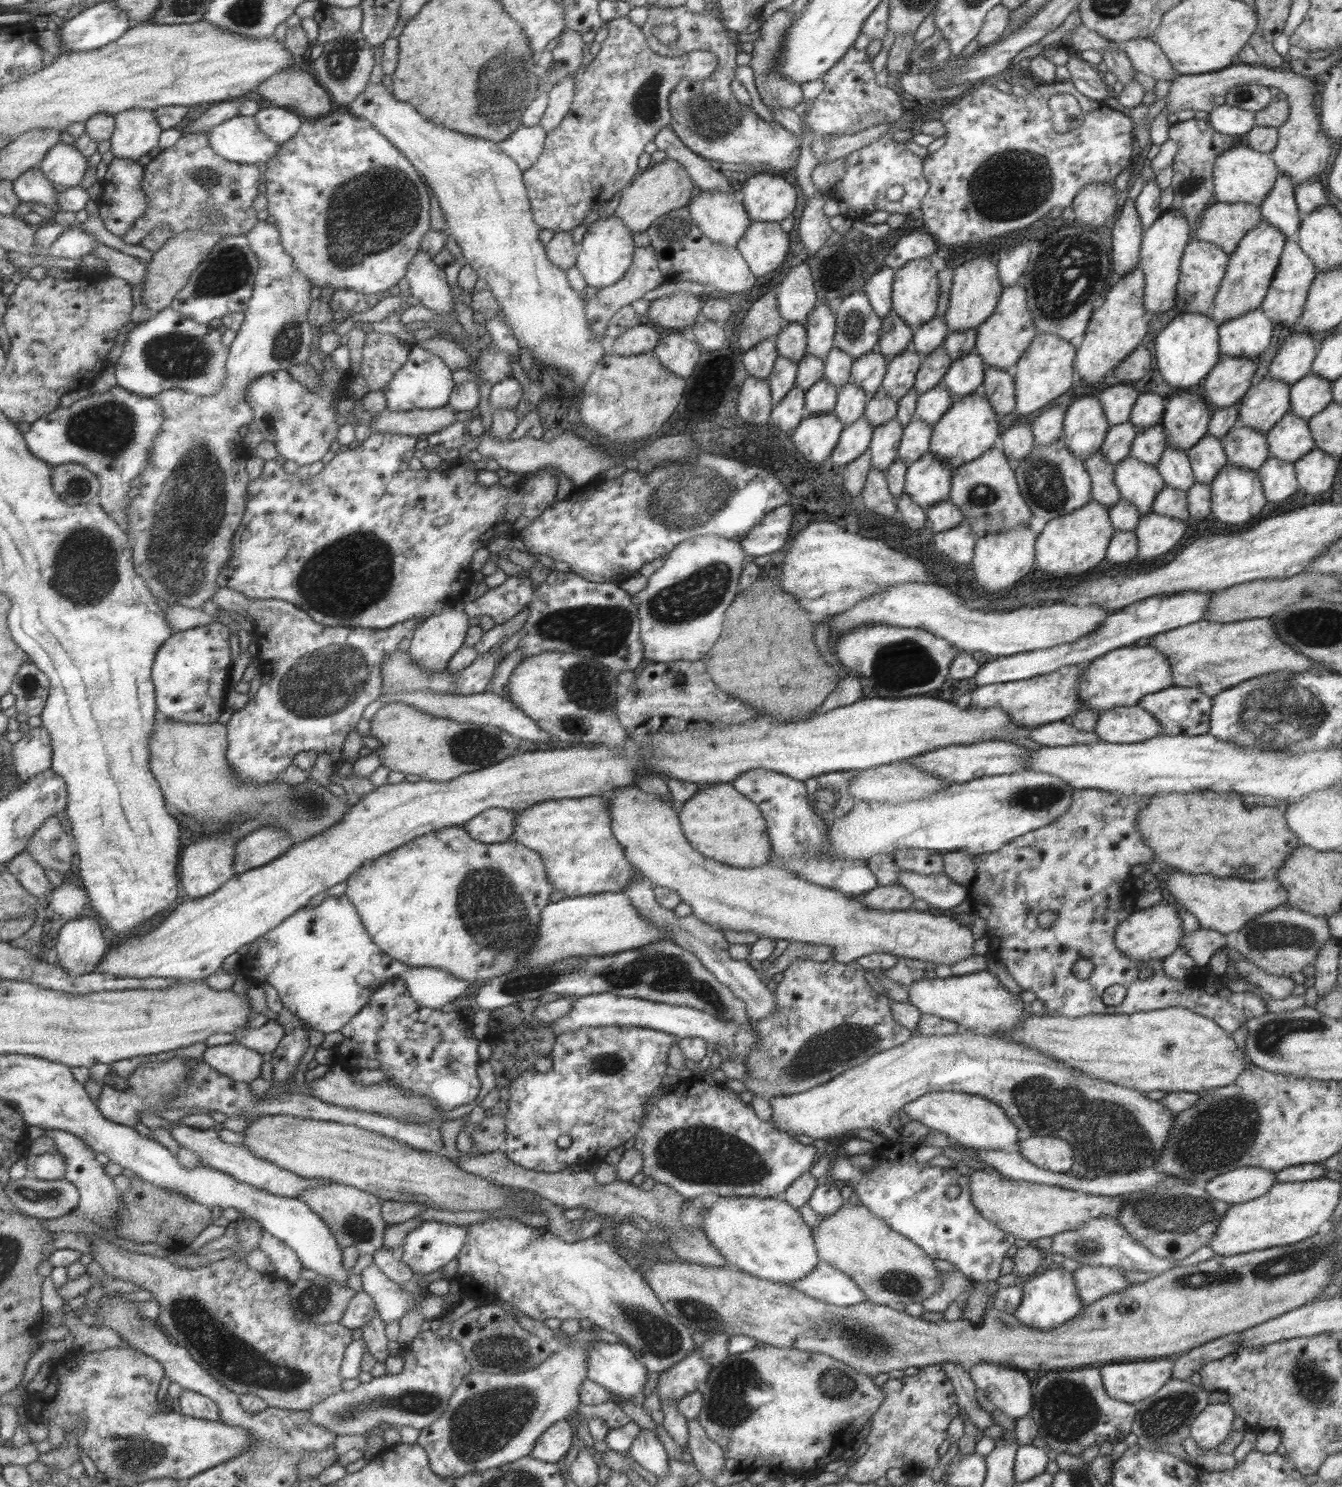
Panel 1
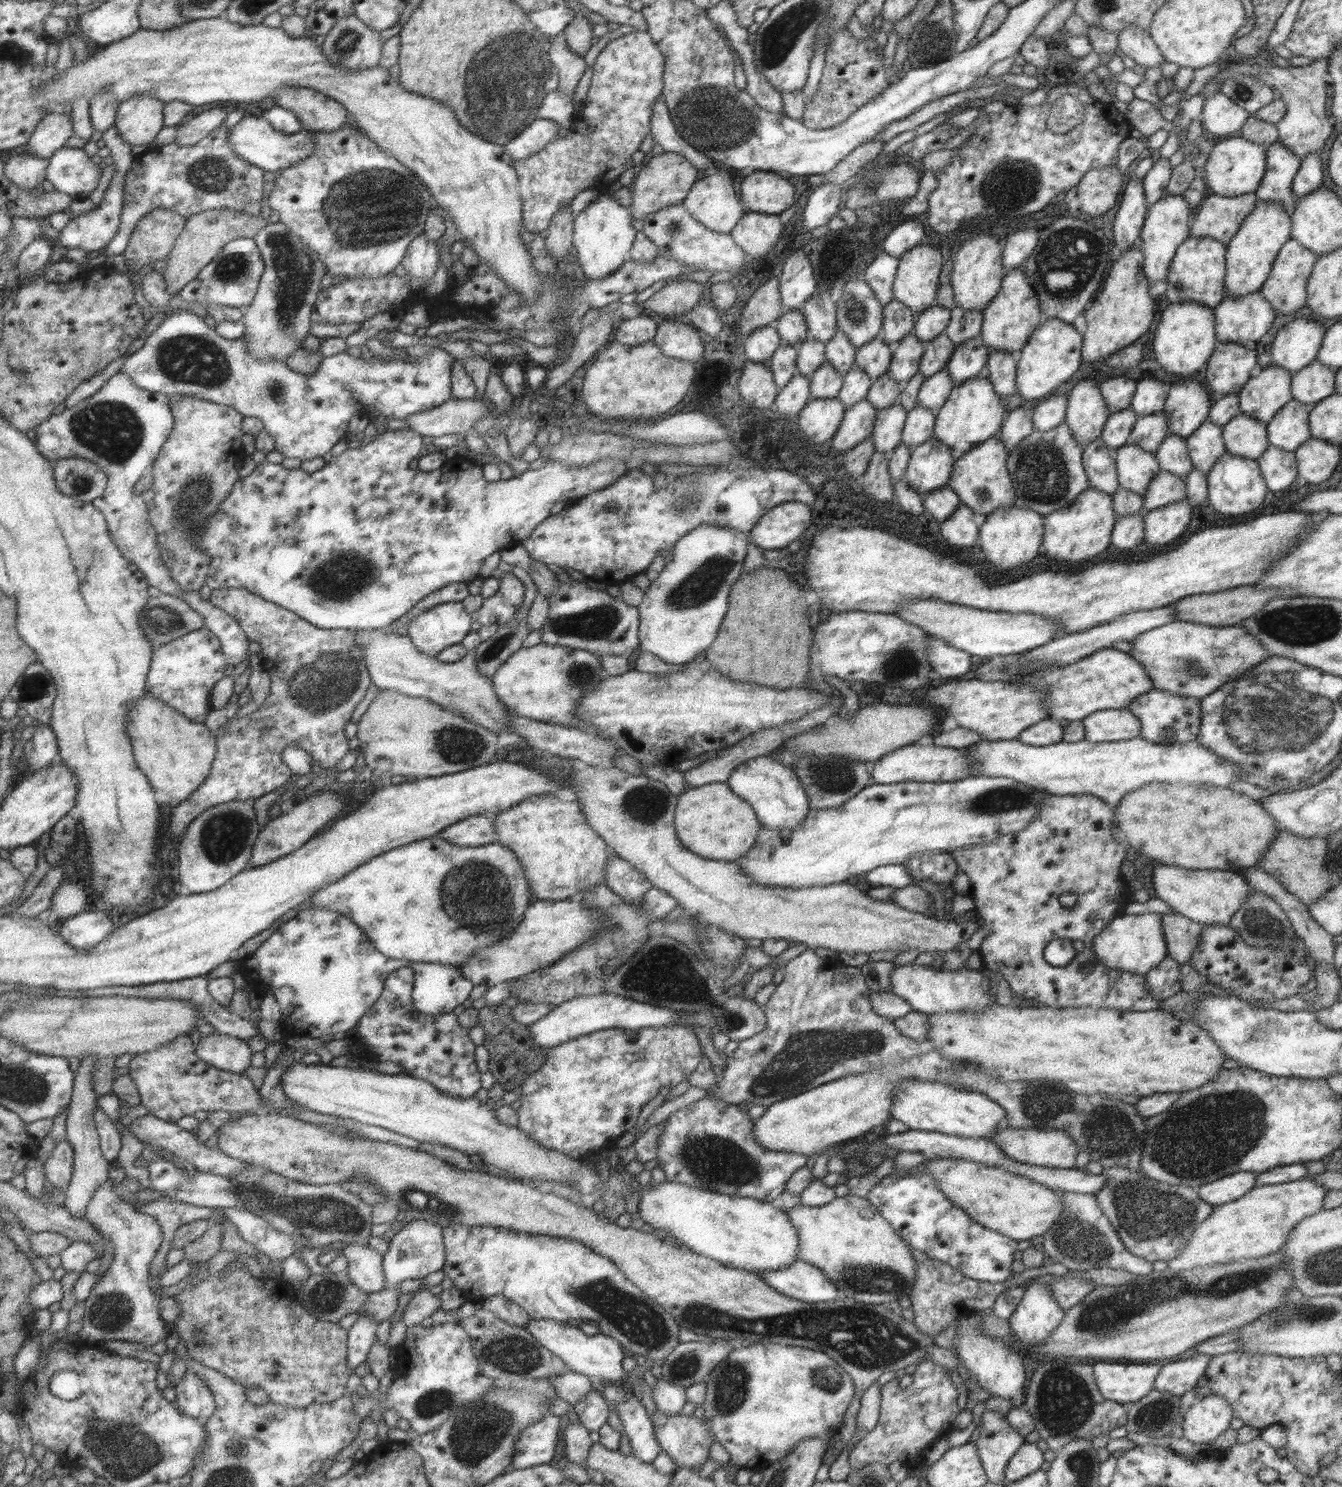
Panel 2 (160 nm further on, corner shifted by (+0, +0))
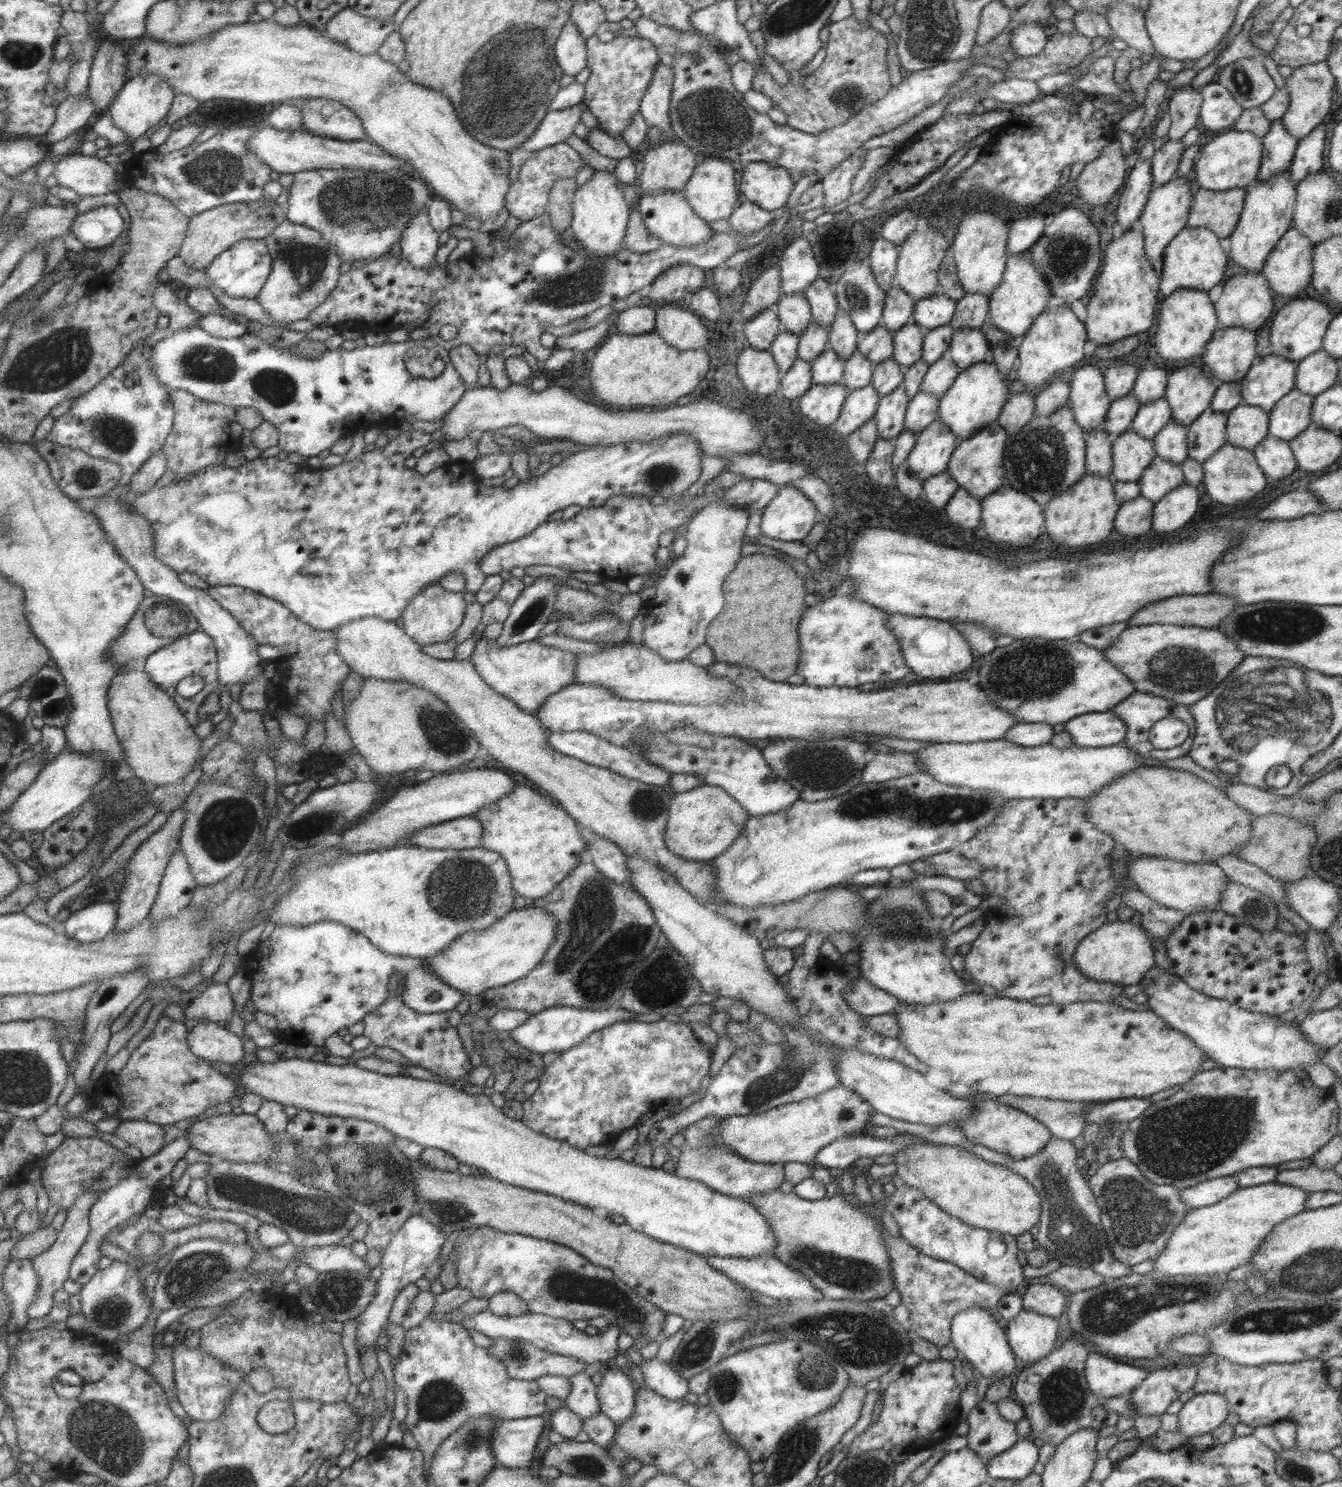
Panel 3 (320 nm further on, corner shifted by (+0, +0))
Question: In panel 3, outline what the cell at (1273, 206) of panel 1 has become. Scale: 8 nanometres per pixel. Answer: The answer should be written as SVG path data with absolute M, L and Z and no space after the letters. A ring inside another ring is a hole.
M1282 120L1270 121L1268 131L1262 136L1262 157L1256 180L1267 180L1274 174L1287 171L1297 140L1283 126Z

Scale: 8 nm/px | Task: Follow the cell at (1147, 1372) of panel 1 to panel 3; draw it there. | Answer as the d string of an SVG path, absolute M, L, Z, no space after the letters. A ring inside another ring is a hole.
M1091 1349L1085 1360L1084 1377L1089 1390L1106 1399L1131 1393L1148 1371L1131 1366L1128 1360L1106 1357Z

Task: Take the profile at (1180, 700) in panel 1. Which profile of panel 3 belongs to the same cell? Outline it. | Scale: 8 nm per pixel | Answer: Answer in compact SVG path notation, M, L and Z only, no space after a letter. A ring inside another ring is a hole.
M1133 691L1129 696L1126 696L1120 703L1114 704L1110 711L1117 716L1119 720L1125 725L1127 732L1125 732L1125 740L1123 745L1131 751L1135 751L1137 755L1150 759L1155 759L1158 761L1171 760L1174 758L1179 758L1179 756L1186 756L1191 748L1193 742L1193 737L1195 737L1195 723L1194 718L1191 716L1187 706L1183 704L1177 704L1176 702L1171 702L1170 700L1159 698L1158 696L1153 696L1152 694L1145 694L1144 692ZM1168 716L1174 716L1179 718L1188 726L1188 736L1186 740L1175 746L1175 748L1160 750L1153 748L1148 742L1148 733L1150 726Z

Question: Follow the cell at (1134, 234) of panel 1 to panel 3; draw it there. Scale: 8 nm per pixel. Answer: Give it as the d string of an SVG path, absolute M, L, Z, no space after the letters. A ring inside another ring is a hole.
M1137 159L1123 184L1117 207L1117 223L1123 230L1139 218L1152 187L1150 159Z

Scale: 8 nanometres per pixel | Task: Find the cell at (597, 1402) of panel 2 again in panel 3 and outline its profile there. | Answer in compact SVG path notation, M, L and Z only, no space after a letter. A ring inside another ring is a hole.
M583 1371L579 1372L568 1377L568 1381L570 1387L563 1400L565 1406L581 1419L598 1413L600 1410L596 1397L596 1386L587 1374L584 1374Z

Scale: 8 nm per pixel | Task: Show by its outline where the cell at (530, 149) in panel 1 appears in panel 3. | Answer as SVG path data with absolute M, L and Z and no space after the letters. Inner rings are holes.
M581 102L561 110L549 110L539 121L534 134L520 144L519 149L539 151L554 144L564 143L565 139L573 134L575 124L579 124L583 108L586 108L586 105Z

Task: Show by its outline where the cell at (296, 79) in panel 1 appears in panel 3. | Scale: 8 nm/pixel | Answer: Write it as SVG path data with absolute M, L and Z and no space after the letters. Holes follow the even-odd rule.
M310 98L296 105L302 112L305 131L342 141L359 140L365 136L361 119L336 100Z

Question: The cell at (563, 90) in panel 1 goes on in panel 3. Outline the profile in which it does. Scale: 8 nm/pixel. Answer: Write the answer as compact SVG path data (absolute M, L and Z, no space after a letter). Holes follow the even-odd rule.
M569 19L564 22L553 50L554 60L563 74L574 77L586 67L585 39Z

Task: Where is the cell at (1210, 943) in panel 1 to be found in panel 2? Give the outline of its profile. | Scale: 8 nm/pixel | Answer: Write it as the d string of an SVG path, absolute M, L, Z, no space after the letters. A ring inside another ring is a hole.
M1179 913L1162 914L1160 917L1168 956L1178 963L1187 963L1193 949L1198 948L1202 924Z

